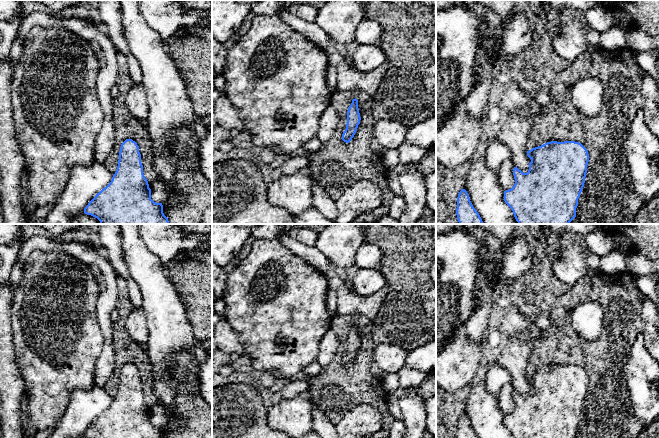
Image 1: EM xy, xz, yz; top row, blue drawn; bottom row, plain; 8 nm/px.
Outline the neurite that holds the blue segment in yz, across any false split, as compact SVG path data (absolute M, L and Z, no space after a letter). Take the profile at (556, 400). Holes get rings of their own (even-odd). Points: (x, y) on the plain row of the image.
M551 365L527 375L527 380L531 383L528 396L523 397L514 391L515 408L511 413L504 415L504 425L513 438L576 438L589 386L587 373L575 365Z

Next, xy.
M126 363L119 376L118 390L111 406L84 432L85 438L164 438L162 427L151 423L143 398L139 370Z

